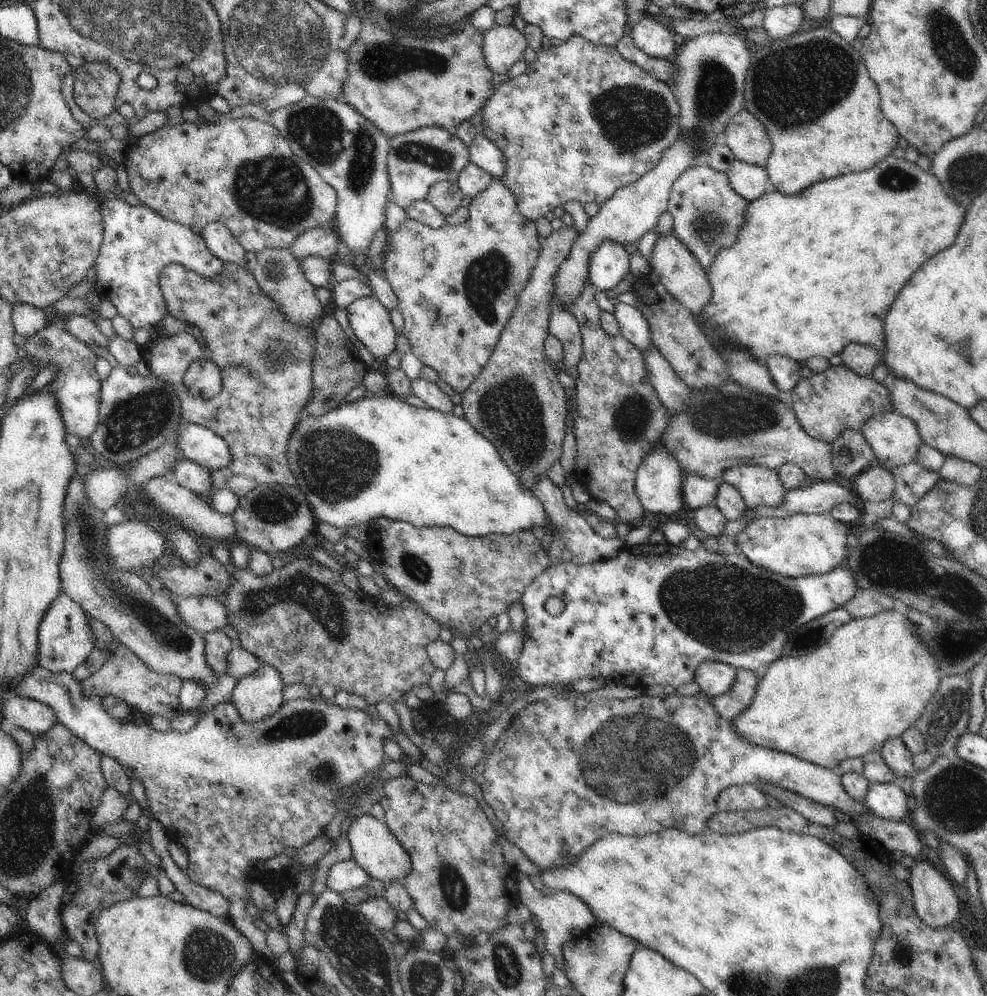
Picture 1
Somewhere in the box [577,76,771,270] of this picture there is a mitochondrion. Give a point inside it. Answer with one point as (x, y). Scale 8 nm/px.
(631, 119)

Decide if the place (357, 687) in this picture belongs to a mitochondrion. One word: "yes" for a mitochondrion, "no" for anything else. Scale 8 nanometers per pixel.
no

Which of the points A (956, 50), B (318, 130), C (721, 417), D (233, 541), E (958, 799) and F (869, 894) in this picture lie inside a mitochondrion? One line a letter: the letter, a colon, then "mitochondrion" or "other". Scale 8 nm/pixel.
A: mitochondrion
B: mitochondrion
C: mitochondrion
D: other
E: mitochondrion
F: other

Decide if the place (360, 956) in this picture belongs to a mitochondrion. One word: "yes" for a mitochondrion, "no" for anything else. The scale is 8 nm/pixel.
yes

